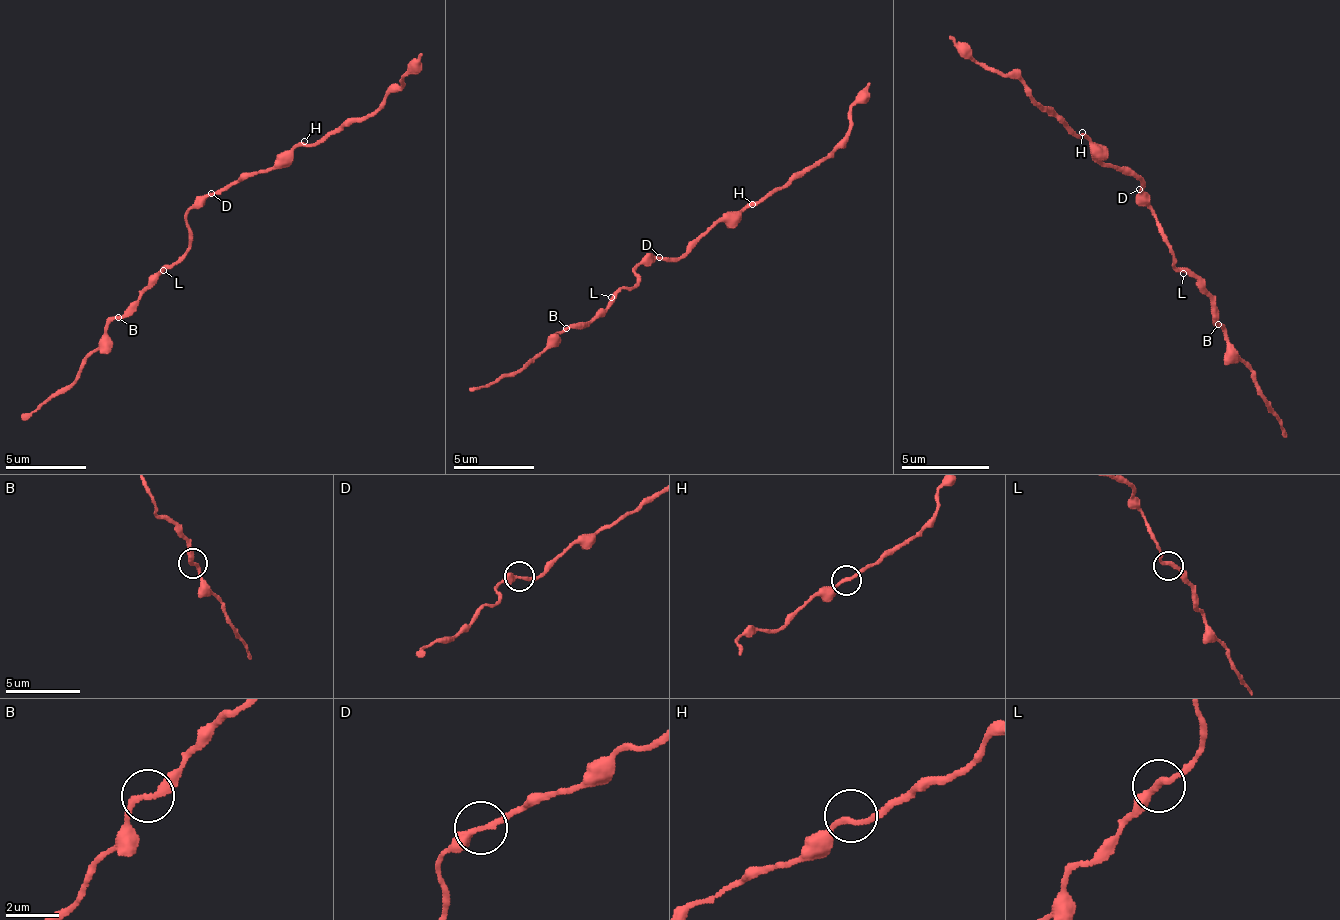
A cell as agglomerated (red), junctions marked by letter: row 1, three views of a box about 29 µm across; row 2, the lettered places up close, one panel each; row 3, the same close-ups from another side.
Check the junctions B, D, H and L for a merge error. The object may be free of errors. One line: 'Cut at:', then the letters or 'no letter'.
Cut at: no letter

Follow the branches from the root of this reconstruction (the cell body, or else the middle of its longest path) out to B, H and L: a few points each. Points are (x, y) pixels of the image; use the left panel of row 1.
B: (207, 197), (187, 213), (187, 250), (119, 318)
H: (207, 197), (256, 173), (264, 173), (288, 157), (304, 141)
L: (207, 197), (187, 213), (187, 250), (163, 270)

